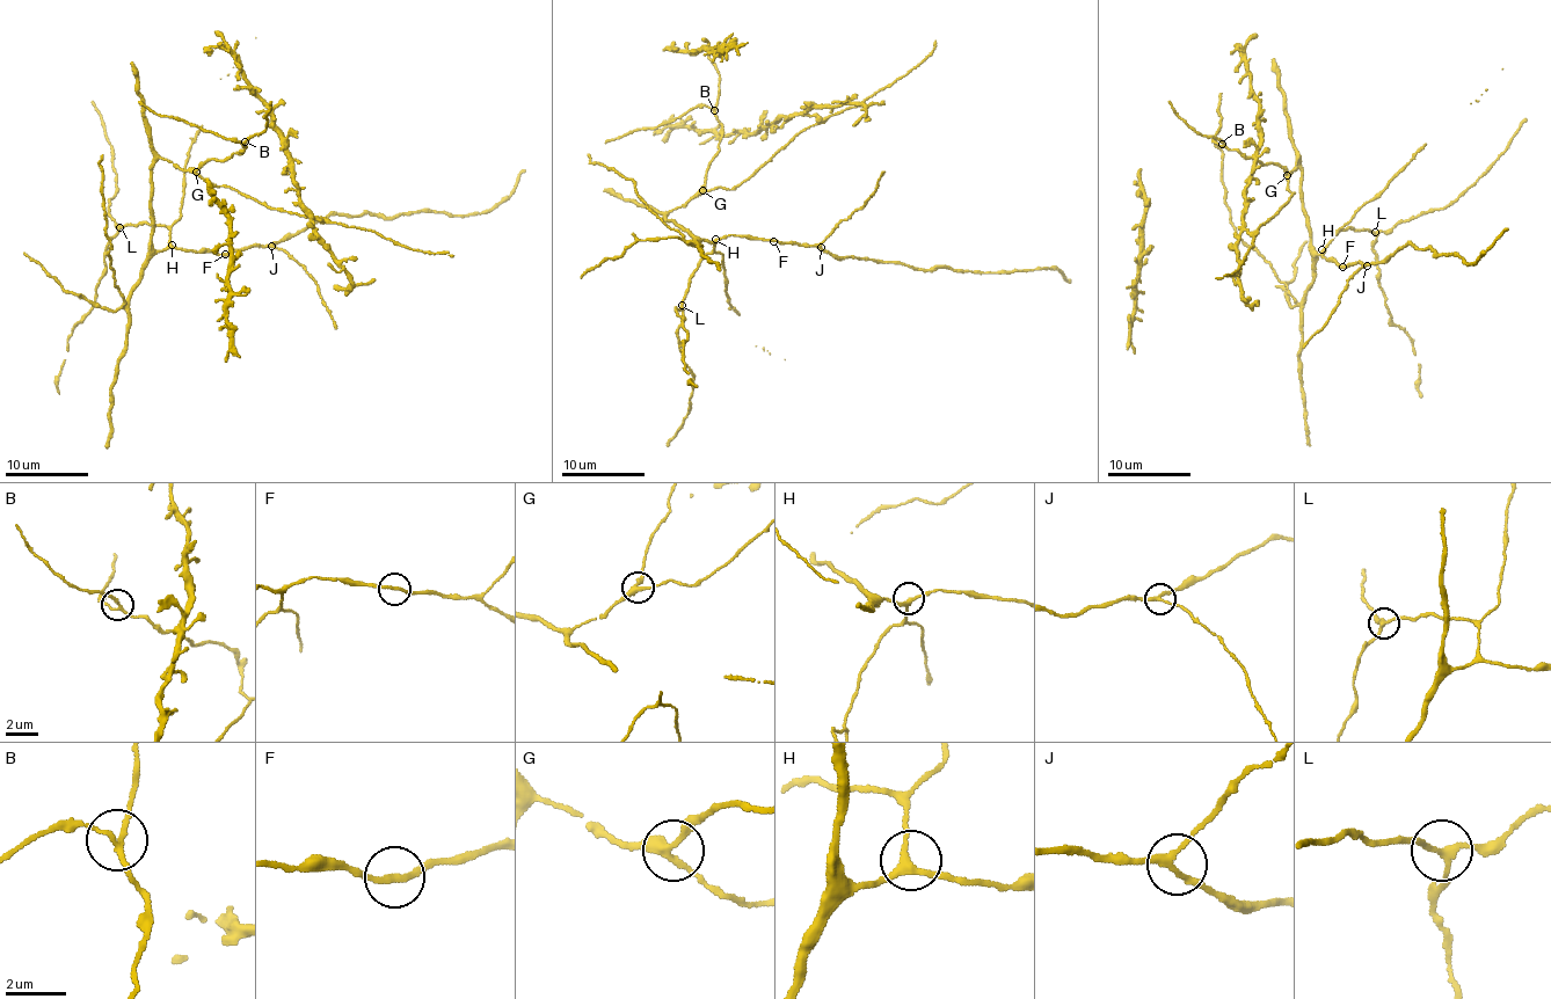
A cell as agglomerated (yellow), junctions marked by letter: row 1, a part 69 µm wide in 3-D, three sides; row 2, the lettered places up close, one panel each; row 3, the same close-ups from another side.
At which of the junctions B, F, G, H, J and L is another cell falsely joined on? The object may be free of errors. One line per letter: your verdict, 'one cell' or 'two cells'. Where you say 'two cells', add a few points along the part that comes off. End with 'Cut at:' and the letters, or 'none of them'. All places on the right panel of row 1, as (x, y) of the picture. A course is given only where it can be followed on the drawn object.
B: one cell
F: one cell
G: one cell
H: one cell
J: one cell
L: one cell
Cut at: none of them

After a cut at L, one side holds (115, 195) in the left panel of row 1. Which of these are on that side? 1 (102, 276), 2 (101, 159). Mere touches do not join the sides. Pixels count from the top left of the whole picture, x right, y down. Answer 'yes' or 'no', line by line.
1: yes
2: no

